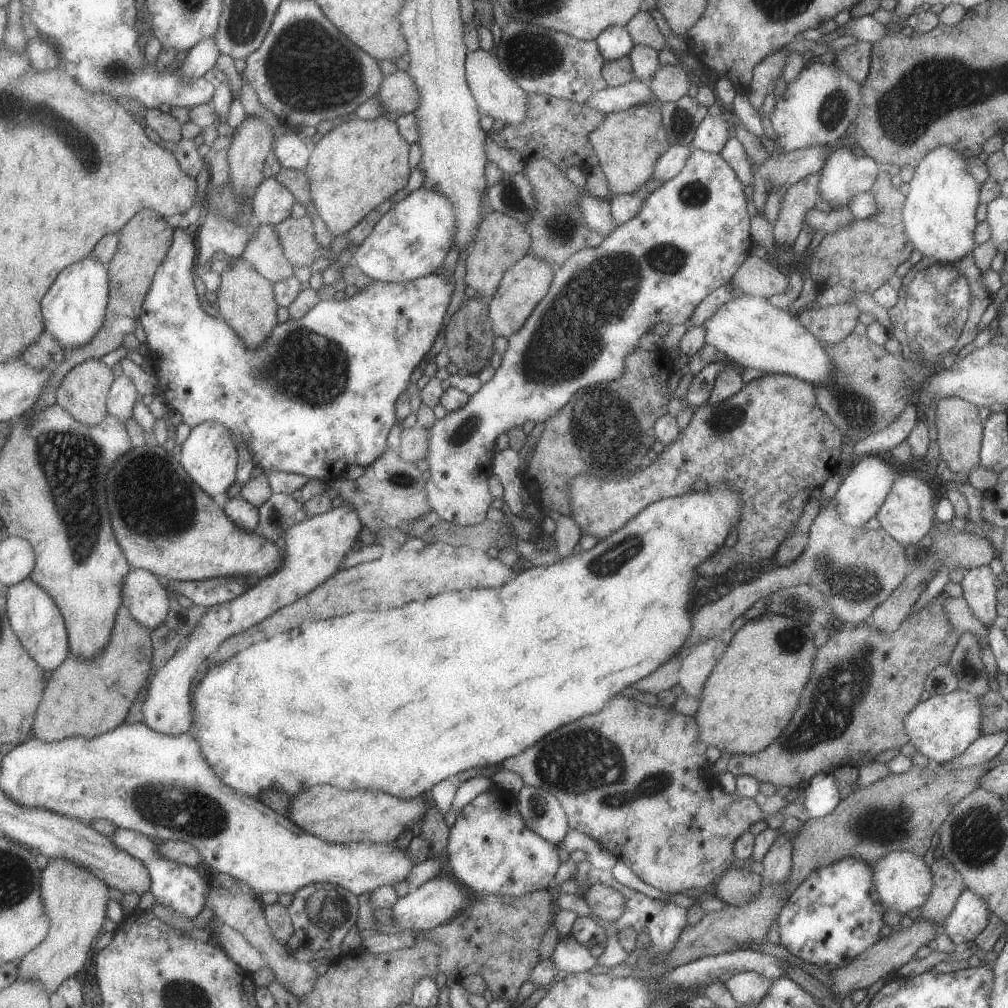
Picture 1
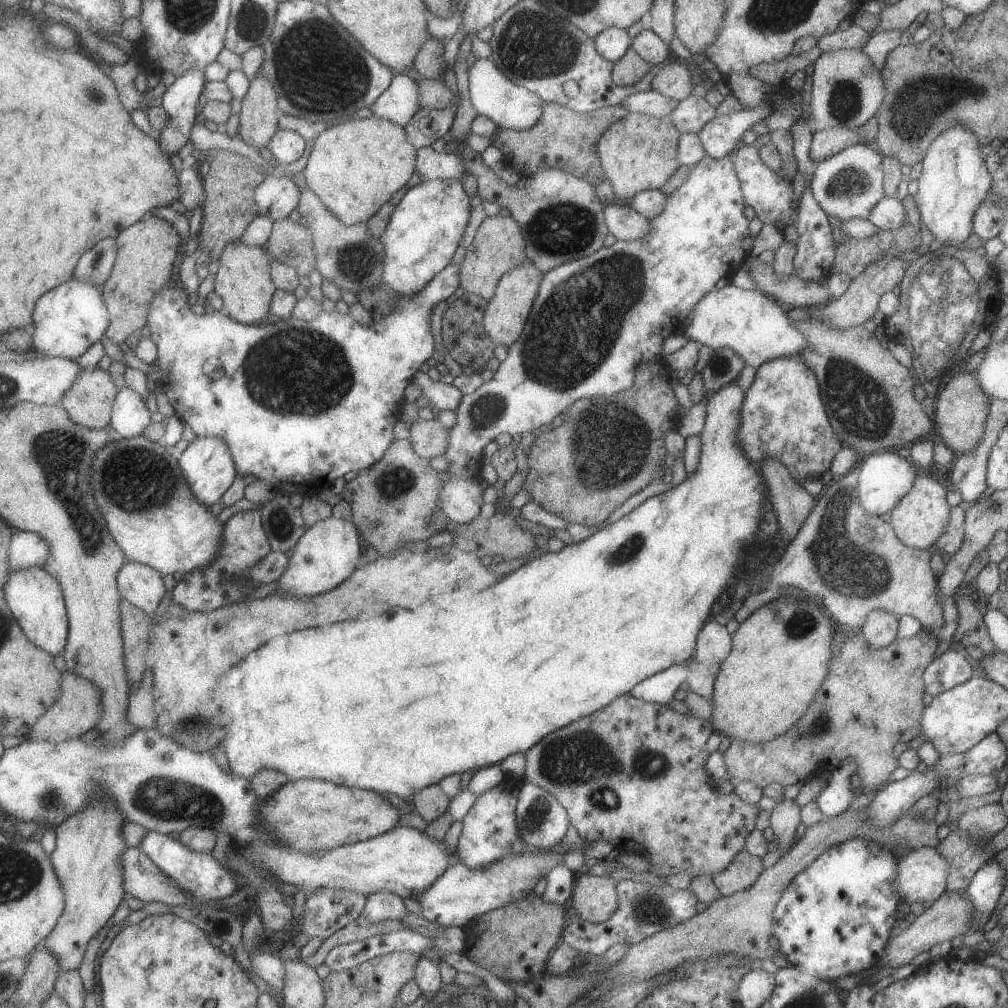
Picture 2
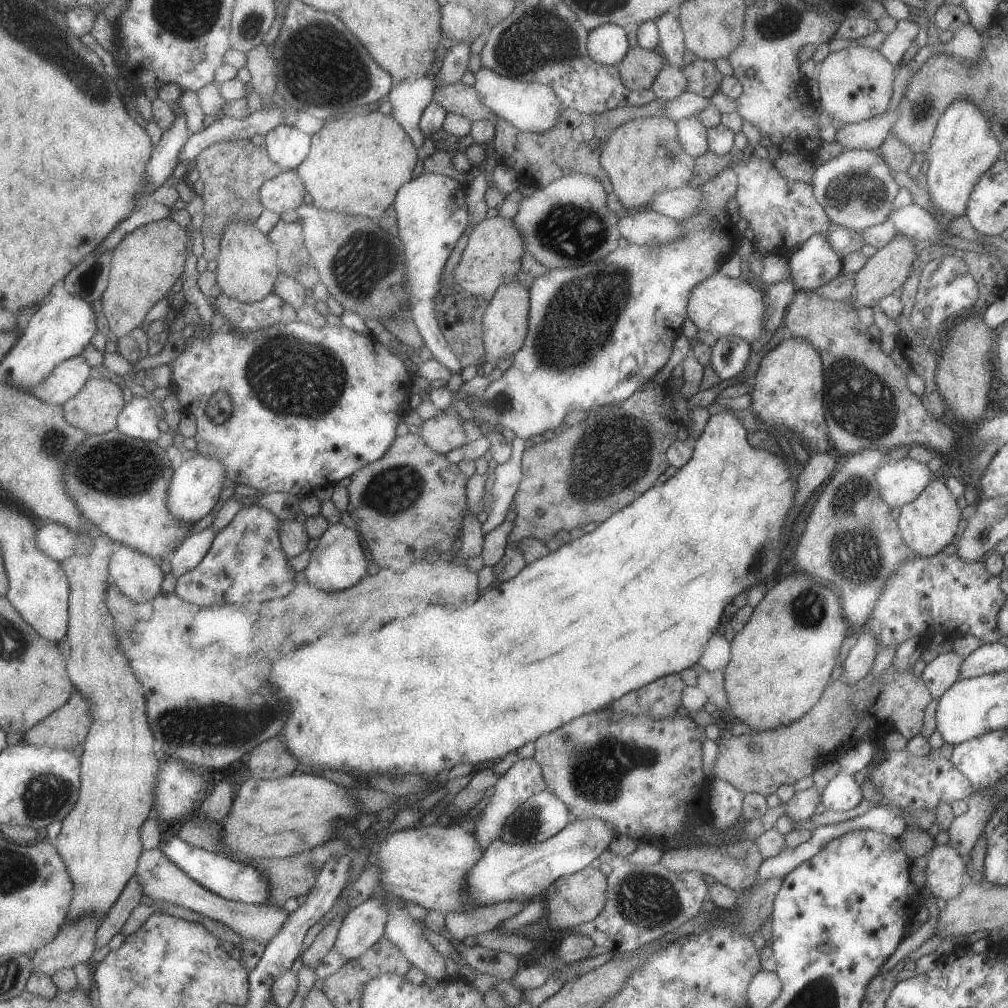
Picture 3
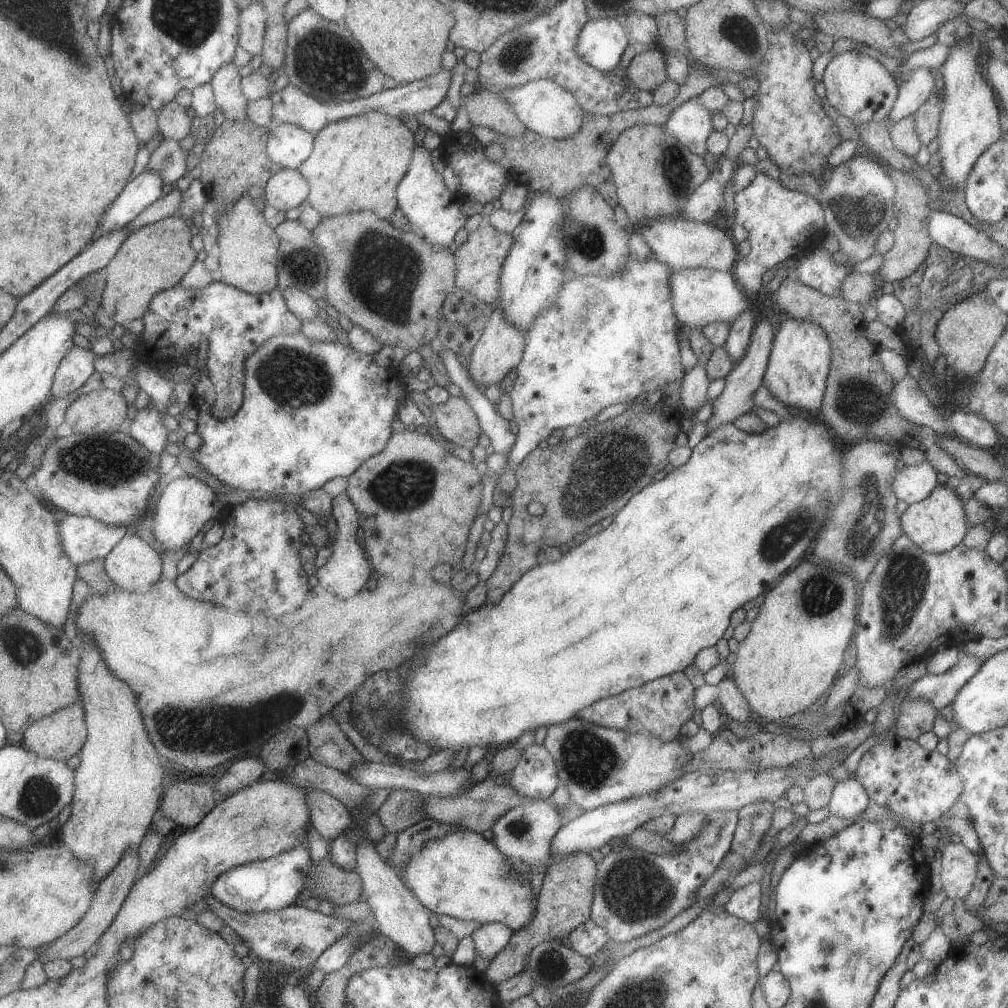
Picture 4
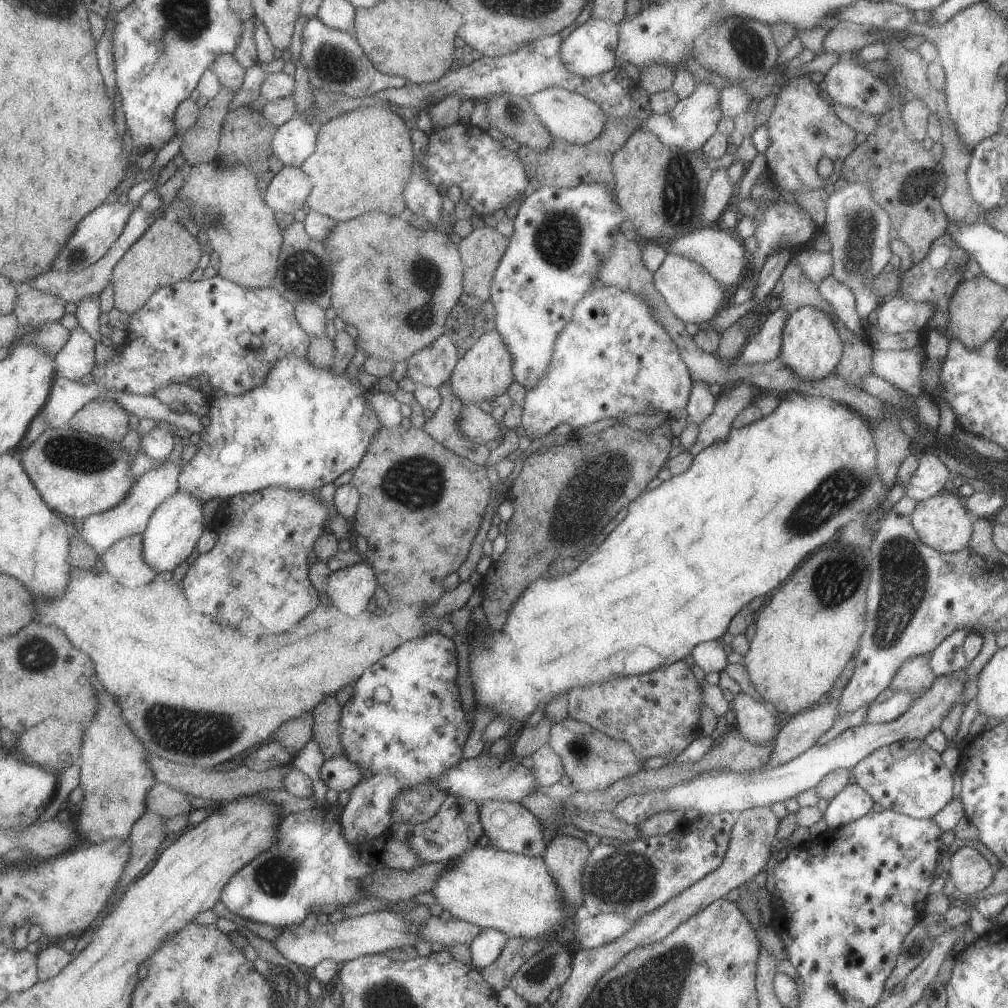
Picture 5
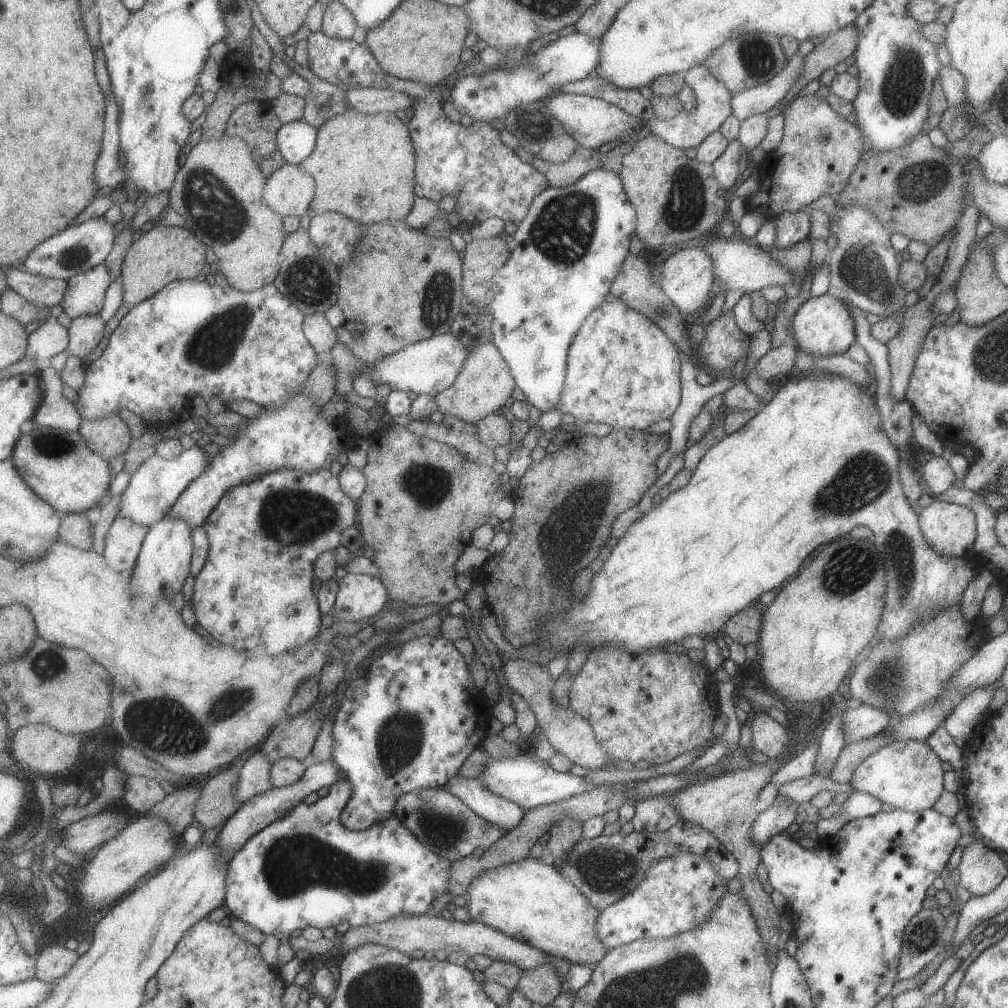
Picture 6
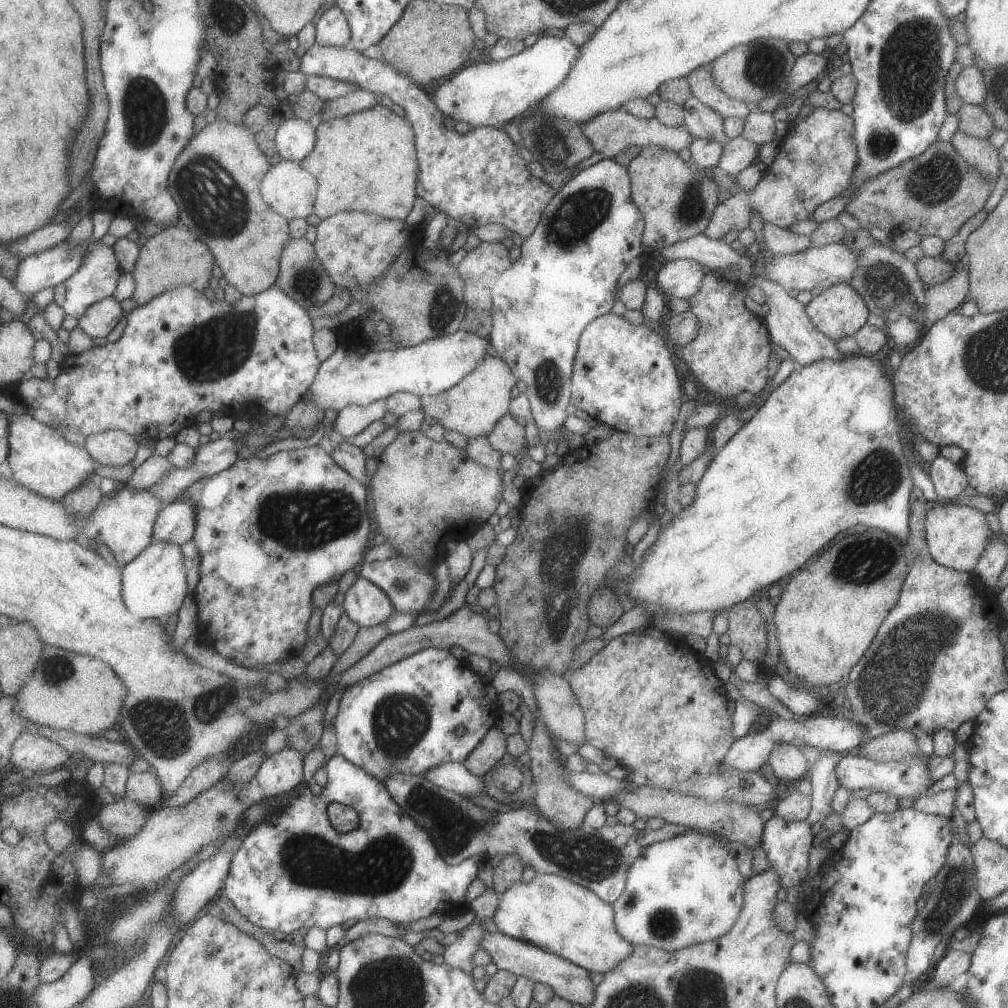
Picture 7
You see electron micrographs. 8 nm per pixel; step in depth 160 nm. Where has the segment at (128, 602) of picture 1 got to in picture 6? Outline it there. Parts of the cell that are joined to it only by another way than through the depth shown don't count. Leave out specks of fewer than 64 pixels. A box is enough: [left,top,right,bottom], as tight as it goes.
[103,515,149,573]

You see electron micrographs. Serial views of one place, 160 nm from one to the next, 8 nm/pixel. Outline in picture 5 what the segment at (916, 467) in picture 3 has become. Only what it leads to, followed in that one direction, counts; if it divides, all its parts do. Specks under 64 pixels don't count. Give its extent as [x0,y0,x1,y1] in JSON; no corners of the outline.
[905,454,951,502]

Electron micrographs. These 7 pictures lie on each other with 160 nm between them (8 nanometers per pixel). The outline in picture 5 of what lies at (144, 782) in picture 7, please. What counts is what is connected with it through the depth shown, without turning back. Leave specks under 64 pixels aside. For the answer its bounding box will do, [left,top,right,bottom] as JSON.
[146,783,190,819]

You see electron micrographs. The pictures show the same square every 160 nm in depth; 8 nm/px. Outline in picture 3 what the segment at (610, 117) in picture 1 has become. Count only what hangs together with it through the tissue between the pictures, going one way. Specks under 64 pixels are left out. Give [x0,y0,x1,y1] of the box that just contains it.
[598,116,693,211]

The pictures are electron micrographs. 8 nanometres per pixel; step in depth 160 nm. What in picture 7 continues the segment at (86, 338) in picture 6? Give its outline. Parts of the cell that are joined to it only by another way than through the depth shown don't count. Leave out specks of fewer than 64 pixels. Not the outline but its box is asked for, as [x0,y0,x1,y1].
[80,297,128,338]

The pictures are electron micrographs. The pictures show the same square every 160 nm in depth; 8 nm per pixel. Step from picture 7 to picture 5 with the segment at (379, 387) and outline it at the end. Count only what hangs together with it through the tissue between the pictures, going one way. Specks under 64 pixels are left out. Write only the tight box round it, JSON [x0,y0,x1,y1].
[405,335,458,389]

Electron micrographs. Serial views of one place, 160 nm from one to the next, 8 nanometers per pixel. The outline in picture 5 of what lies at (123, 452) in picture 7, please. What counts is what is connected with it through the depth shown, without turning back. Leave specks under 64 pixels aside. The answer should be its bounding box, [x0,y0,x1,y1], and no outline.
[68,399,129,442]

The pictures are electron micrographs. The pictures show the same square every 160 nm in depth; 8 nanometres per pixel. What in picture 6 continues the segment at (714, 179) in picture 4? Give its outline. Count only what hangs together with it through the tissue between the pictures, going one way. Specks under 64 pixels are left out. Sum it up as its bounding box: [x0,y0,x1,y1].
[712,139,742,194]

